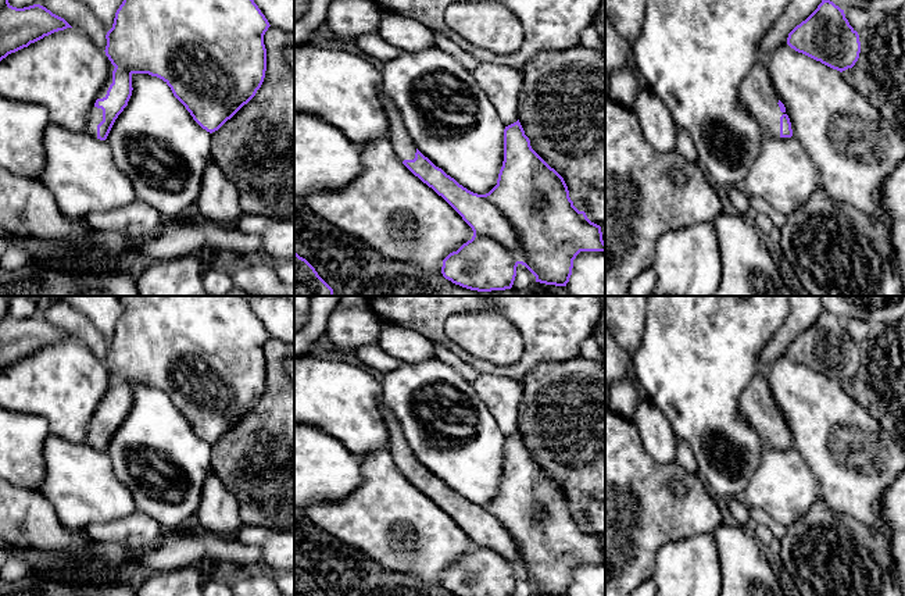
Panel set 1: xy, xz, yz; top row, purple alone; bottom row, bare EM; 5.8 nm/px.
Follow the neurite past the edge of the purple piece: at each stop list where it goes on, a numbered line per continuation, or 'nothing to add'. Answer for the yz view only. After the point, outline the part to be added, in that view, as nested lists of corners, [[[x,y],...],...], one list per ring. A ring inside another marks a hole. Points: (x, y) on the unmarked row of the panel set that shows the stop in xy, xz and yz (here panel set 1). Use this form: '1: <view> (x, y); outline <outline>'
1: yz (757, 406); outline [[[759,372],[752,378],[740,396],[738,410],[765,443],[780,449],[780,428],[786,424],[780,422],[779,406],[769,390],[766,375]]]

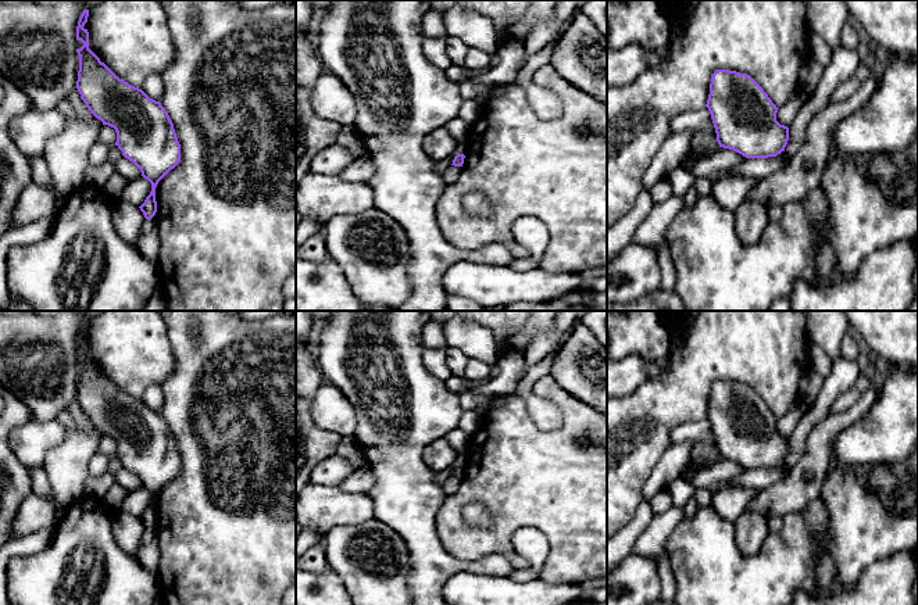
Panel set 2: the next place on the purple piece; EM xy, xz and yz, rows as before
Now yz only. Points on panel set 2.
nothing to add

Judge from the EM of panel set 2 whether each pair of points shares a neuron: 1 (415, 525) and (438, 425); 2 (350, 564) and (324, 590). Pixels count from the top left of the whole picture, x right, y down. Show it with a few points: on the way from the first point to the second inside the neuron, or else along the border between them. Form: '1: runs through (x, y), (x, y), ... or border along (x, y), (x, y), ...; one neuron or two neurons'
1: runs through (414, 500), (414, 448); one neuron
2: border along (329, 568), (347, 590); two neurons

